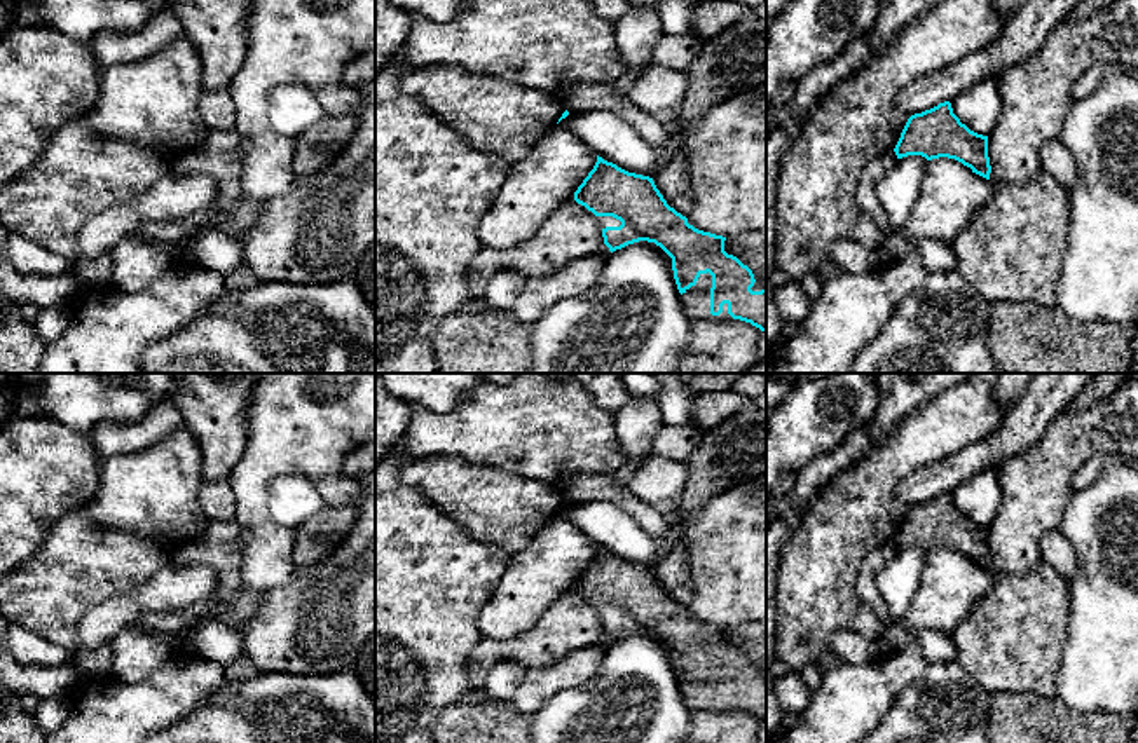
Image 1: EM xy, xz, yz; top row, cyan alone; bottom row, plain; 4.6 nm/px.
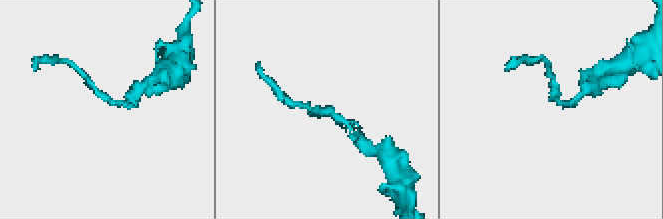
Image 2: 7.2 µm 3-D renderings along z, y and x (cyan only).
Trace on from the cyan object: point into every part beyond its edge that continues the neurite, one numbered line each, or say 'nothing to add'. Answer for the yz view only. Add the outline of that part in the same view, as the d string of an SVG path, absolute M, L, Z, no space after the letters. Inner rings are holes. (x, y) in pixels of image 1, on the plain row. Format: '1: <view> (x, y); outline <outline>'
nothing to add

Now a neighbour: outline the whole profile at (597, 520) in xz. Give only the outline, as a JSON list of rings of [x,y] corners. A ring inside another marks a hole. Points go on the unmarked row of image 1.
[[[607,501],[569,502],[557,516],[569,520],[599,548],[628,563],[649,569],[658,563],[649,535],[625,511]]]

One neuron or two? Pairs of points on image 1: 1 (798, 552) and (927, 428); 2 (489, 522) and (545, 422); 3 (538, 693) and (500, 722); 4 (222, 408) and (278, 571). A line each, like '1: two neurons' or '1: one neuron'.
1: one neuron
2: two neurons
3: two neurons
4: two neurons

